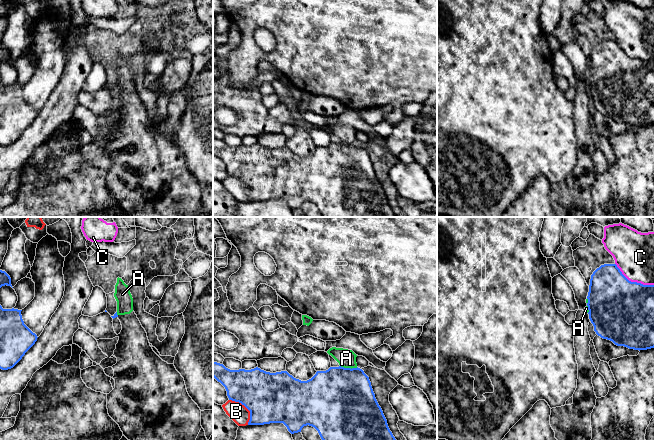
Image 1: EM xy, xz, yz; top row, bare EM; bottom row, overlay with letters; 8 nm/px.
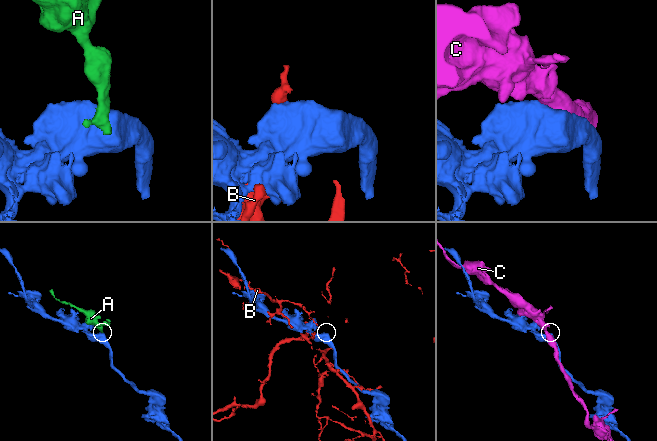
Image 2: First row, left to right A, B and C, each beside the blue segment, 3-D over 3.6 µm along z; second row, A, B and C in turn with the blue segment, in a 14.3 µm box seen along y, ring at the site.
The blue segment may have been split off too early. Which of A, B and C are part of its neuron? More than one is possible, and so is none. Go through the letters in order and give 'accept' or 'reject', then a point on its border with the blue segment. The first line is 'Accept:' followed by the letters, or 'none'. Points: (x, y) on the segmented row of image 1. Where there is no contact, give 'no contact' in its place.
Accept: none
A: reject | xz (349, 368)
B: reject | xz (246, 407)
C: reject | yz (633, 282)

